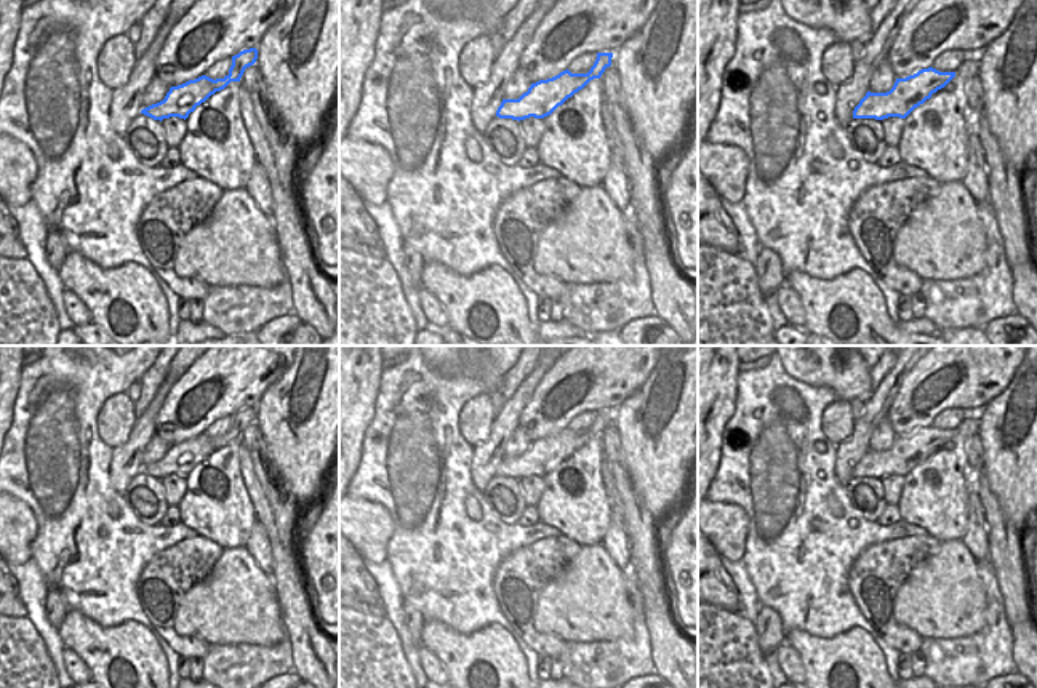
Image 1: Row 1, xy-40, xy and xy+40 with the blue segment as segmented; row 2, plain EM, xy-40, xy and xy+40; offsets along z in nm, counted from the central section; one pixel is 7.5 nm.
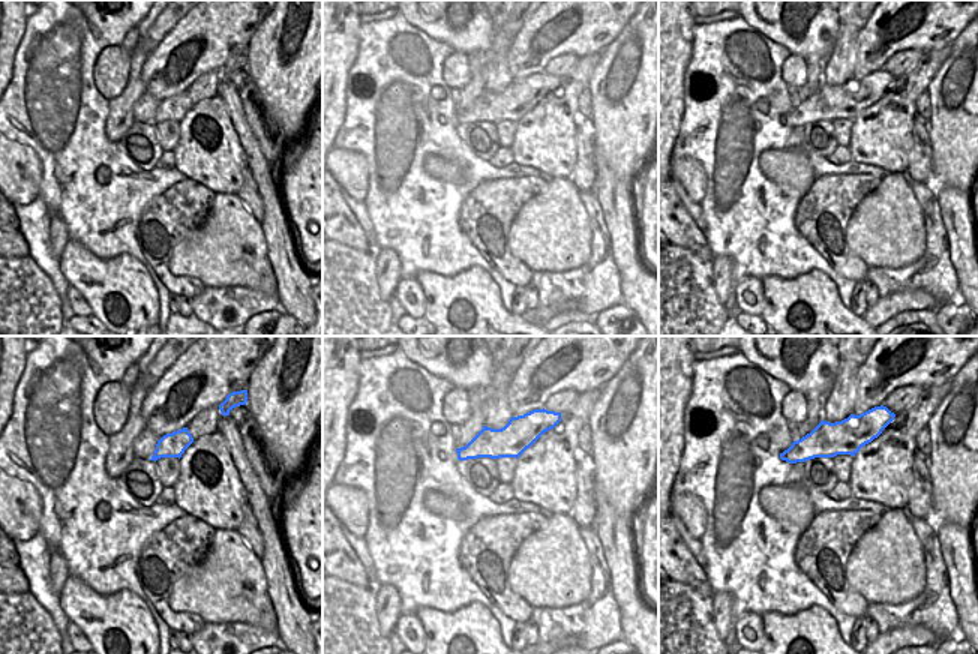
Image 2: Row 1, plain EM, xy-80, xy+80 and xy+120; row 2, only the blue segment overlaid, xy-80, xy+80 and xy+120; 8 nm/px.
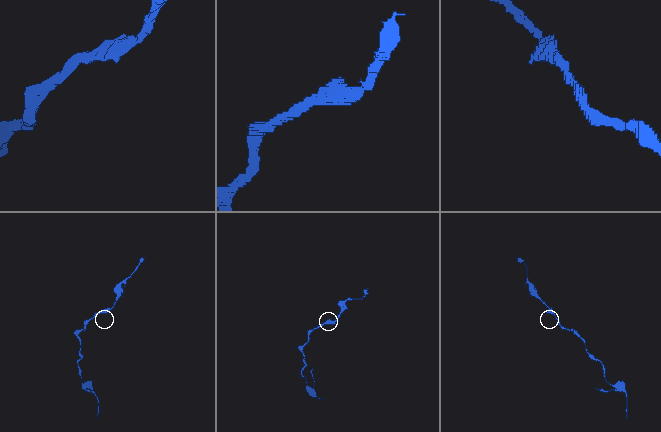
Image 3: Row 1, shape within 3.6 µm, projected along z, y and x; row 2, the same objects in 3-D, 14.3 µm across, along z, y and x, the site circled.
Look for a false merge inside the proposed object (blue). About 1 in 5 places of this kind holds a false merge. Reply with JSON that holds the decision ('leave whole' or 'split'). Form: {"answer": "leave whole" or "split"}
{"answer": "leave whole"}

